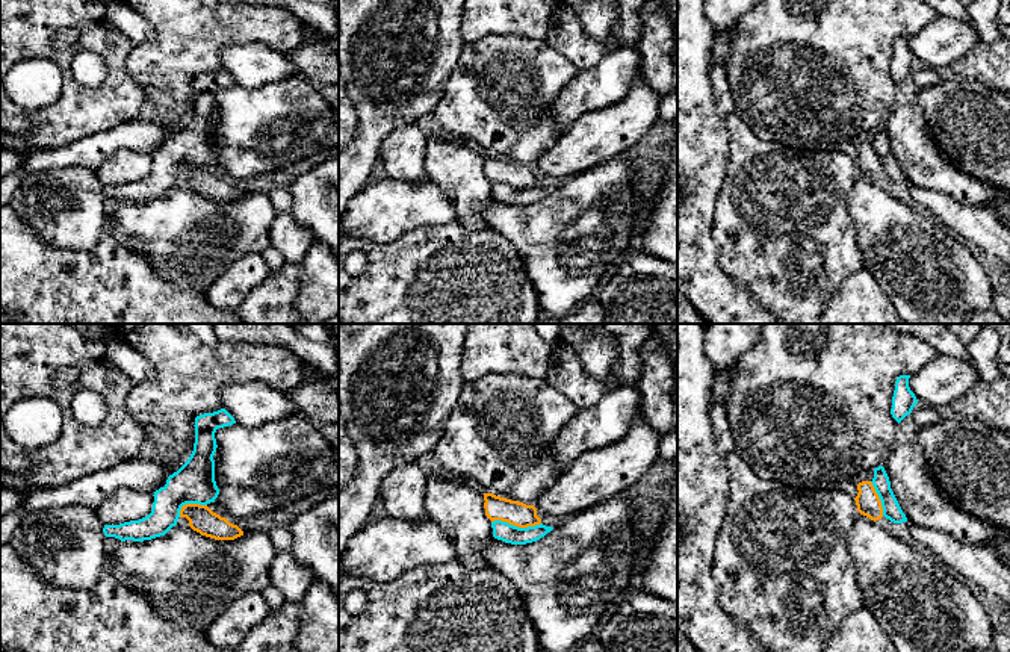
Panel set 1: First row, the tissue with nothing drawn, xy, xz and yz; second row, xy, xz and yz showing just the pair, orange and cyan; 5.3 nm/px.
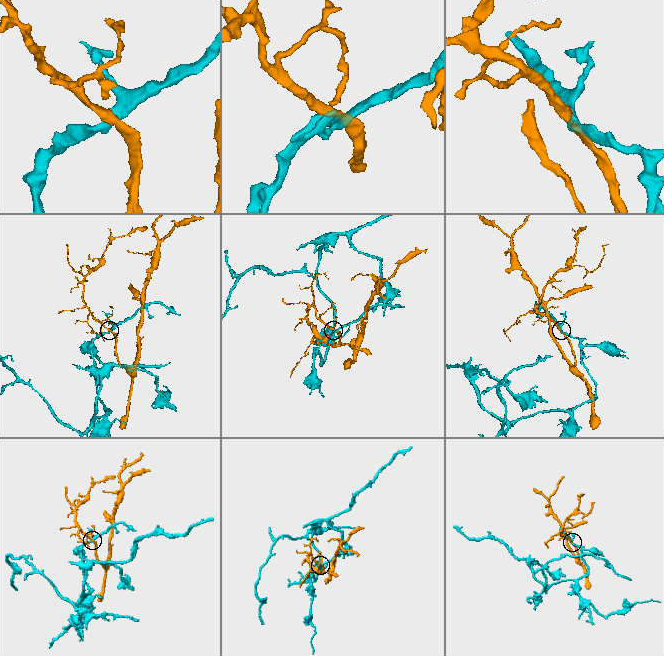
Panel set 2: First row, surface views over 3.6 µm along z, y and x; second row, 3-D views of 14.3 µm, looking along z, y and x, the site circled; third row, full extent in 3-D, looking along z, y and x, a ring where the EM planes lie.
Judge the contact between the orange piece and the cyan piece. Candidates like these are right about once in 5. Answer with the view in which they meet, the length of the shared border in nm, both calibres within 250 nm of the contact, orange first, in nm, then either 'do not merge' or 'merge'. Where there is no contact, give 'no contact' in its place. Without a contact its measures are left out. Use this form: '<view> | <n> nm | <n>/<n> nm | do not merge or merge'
xz | 260 nm | 130/100 nm | do not merge

